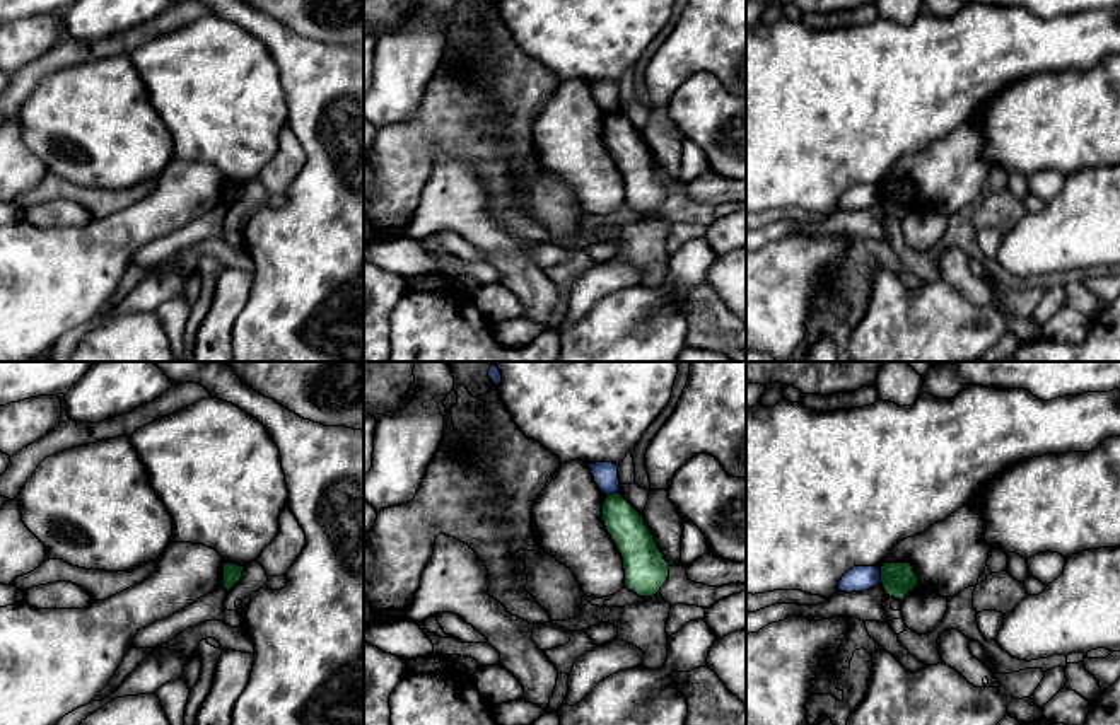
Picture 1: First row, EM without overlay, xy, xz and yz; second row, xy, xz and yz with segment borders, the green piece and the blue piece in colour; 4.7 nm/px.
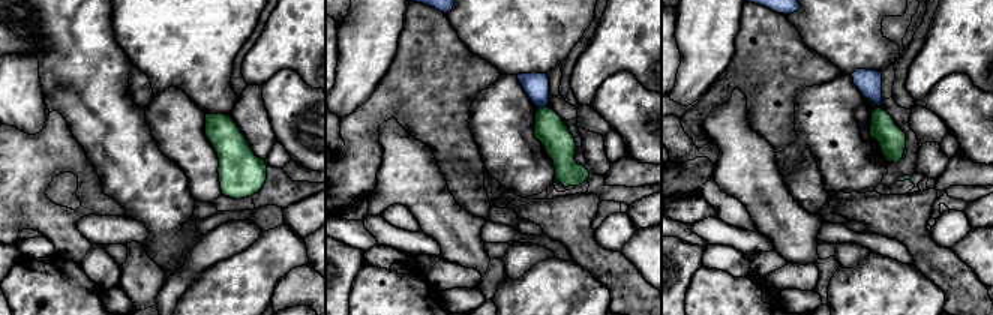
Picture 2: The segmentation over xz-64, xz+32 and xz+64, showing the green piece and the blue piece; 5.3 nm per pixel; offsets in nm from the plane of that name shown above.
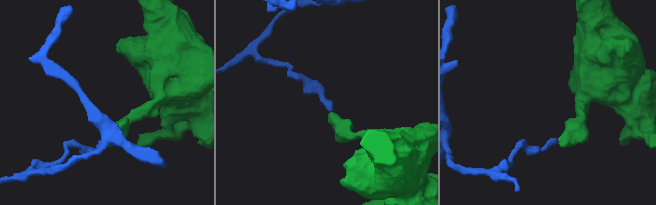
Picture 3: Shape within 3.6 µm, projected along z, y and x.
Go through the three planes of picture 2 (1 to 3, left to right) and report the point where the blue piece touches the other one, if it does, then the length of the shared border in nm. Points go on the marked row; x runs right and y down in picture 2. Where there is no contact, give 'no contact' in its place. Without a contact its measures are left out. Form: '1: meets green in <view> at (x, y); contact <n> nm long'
1: no contact
2: meets green in xz+32 at (542, 108); contact 40 nm long
3: no contact

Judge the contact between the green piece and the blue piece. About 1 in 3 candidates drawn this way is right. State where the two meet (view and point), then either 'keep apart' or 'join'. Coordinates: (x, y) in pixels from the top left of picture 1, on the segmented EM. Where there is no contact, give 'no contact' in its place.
meets green in yz at (881, 577); keep apart

